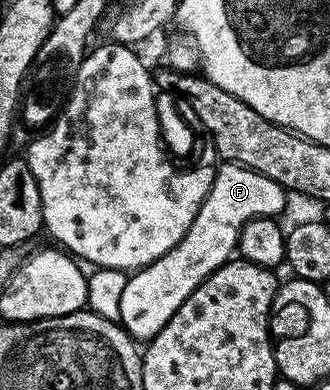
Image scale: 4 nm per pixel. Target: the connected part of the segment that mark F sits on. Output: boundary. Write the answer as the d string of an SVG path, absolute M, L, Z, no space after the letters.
M222 163L213 173L213 185L207 194L207 198L201 203L197 217L193 225L183 234L183 238L167 254L163 254L155 262L151 262L145 268L136 269L129 276L127 286L123 286L123 298L119 298L119 312L121 314L120 325L137 342L148 342L163 330L163 326L183 306L183 302L208 278L212 272L219 270L224 264L234 259L237 251L237 239L241 233L241 227L260 216L280 217L280 212L285 208L286 189L275 183L271 178L259 174L250 168L244 168L242 164Z

